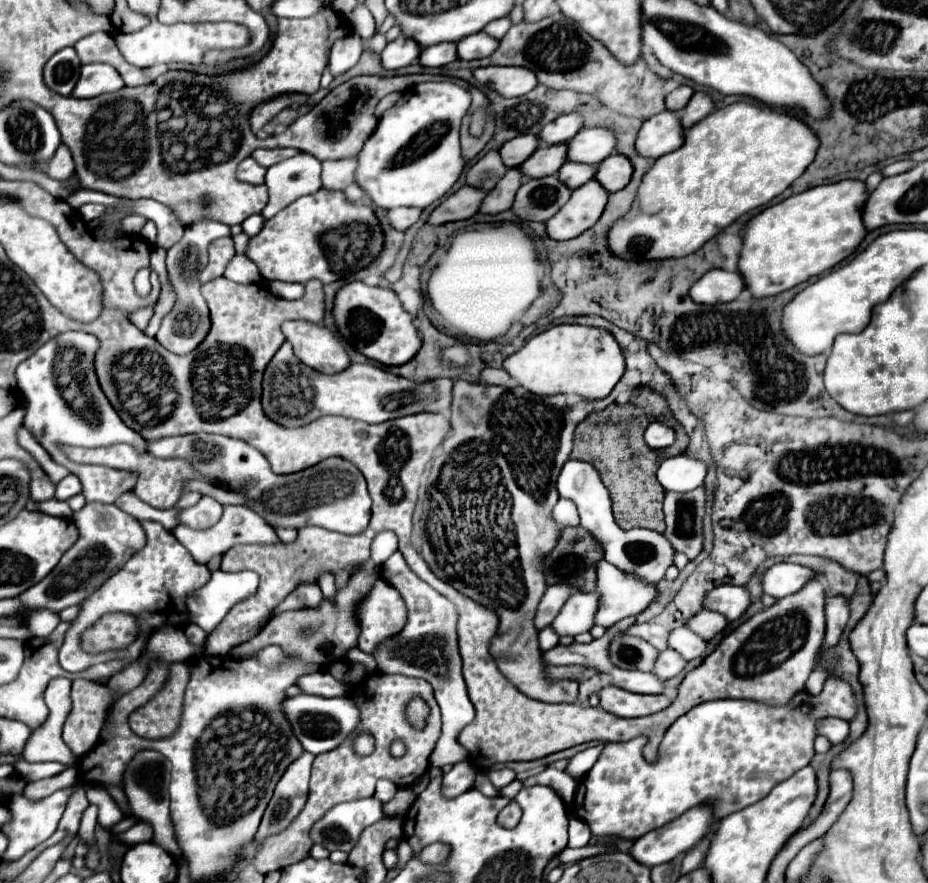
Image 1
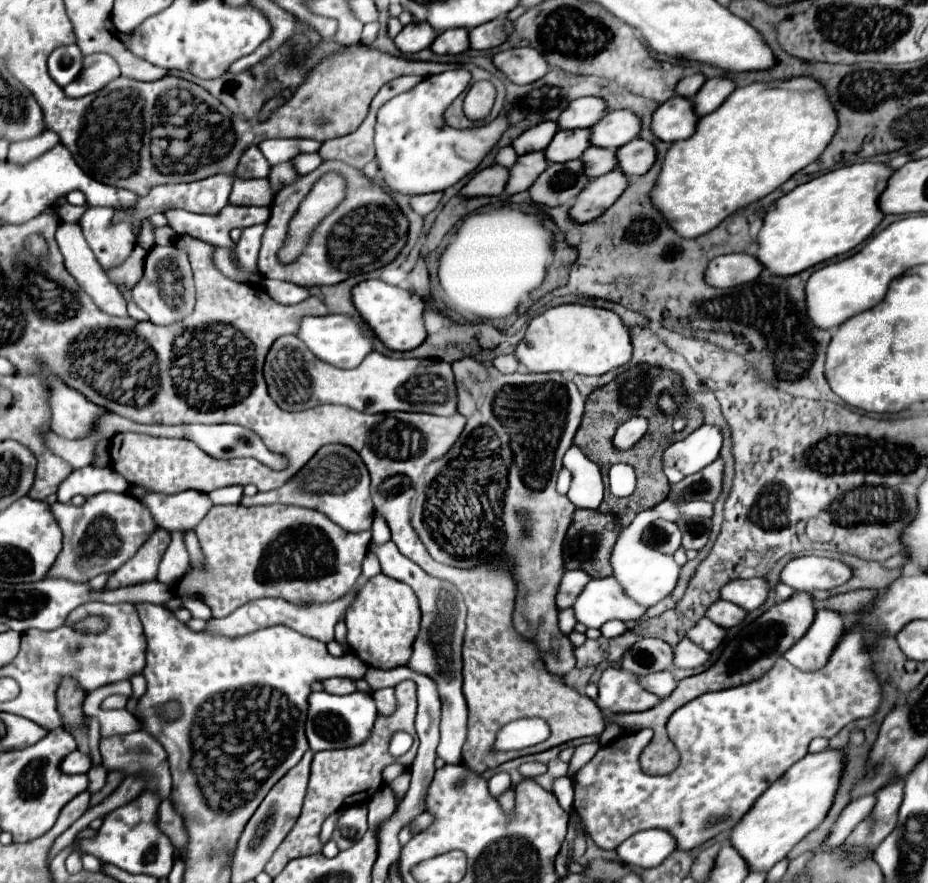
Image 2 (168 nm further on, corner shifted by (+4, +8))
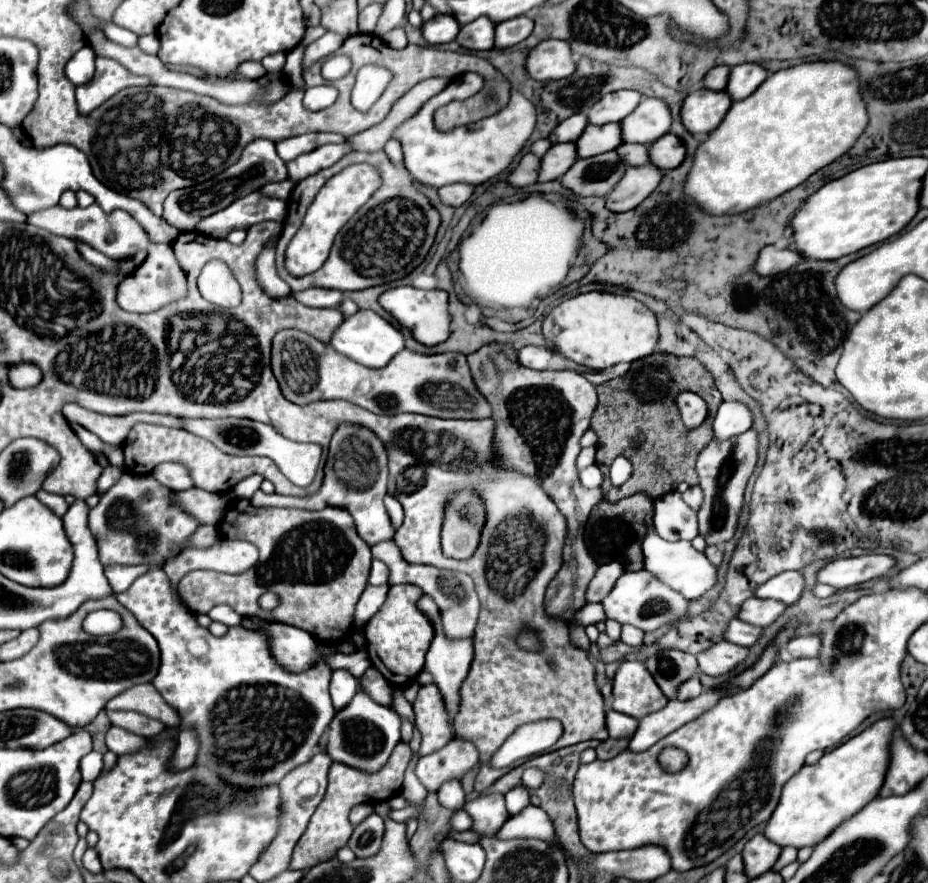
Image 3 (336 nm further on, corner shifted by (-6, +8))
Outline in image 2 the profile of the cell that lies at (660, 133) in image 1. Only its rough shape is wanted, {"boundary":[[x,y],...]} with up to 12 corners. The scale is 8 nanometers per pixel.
{"boundary":[[674,95],[656,109],[652,133],[666,143],[692,137],[694,101]]}

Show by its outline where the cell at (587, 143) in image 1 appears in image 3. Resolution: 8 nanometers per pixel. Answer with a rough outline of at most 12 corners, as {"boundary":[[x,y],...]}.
{"boundary":[[648,97],[620,121],[622,141],[650,145],[668,133],[668,105]]}

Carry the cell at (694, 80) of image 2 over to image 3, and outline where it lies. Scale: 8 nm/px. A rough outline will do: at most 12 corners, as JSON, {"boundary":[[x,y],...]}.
{"boundary":[[724,65],[710,69],[702,85],[712,91],[722,91],[730,69]]}

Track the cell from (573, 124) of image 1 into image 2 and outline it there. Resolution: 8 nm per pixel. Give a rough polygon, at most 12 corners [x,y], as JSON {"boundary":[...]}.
{"boundary":[[600,97],[572,101],[558,119],[562,129],[592,127],[602,119]]}

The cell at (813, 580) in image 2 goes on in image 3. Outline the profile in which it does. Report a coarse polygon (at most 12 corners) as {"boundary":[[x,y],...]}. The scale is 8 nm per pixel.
{"boundary":[[888,555],[828,561],[816,581],[848,589],[890,573]]}

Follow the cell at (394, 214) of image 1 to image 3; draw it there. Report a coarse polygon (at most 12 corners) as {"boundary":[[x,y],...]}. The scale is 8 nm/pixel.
{"boundary":[[446,185],[438,189],[438,197],[444,205],[460,207],[468,201],[474,187]]}

